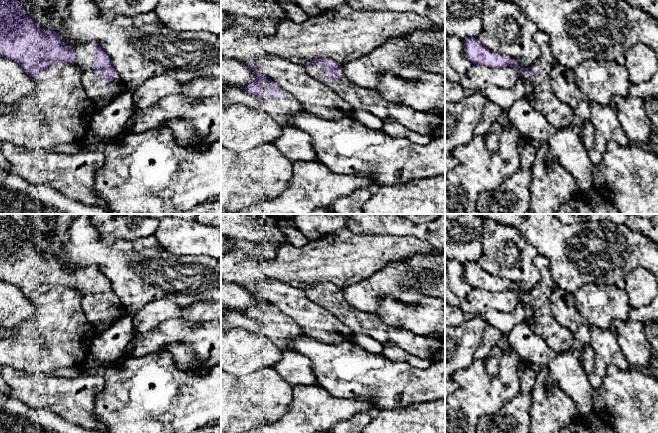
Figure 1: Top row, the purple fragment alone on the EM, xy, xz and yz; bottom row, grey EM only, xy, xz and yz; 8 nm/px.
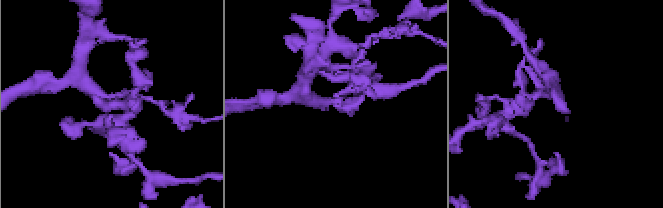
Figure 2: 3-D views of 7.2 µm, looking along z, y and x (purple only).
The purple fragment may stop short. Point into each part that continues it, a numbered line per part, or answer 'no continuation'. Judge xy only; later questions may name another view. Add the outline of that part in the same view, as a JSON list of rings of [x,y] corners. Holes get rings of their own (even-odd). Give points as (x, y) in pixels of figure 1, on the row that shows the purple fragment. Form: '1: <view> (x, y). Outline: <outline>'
1: xy (99, 91). Outline: [[[94,42],[79,44],[75,49],[76,57],[72,62],[82,70],[81,82],[89,99],[97,108],[102,108],[111,102],[123,85],[119,74],[114,71],[113,78],[106,82],[102,72],[94,68]]]

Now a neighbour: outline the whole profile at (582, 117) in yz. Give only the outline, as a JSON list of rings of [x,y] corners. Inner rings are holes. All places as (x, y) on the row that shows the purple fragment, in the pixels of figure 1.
[[[583,98],[578,102],[577,106],[574,108],[574,119],[572,121],[571,127],[581,127],[581,141],[584,148],[589,151],[594,142],[594,128],[591,123],[591,112],[589,109],[589,100]]]

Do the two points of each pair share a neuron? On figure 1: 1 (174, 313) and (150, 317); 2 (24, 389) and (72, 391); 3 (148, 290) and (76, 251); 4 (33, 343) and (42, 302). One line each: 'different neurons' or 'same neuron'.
1: same neuron
2: same neuron
3: same neuron
4: same neuron

